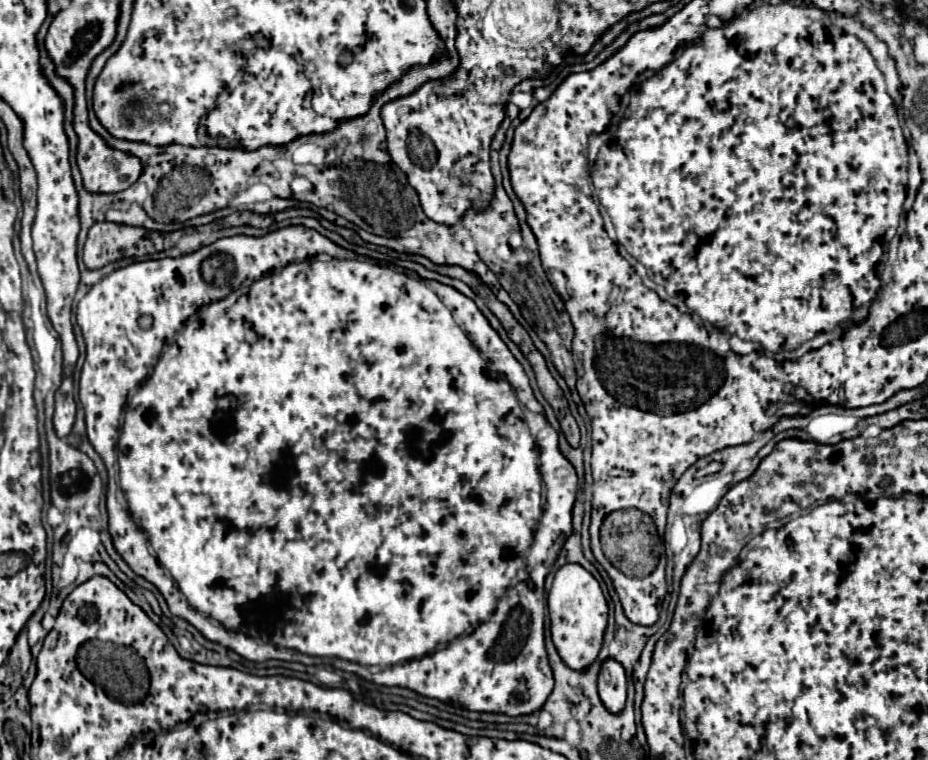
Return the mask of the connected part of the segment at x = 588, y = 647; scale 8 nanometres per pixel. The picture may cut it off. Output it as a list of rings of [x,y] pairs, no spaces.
[[[565,564],[557,570],[549,590],[549,620],[553,644],[569,668],[585,670],[597,658],[607,626],[607,612],[607,600],[591,572],[581,564]]]

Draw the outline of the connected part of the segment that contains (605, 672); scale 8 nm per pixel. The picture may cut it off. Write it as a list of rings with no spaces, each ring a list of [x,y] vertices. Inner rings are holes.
[[[607,658],[601,664],[599,672],[599,698],[603,700],[607,710],[617,714],[625,706],[625,694],[627,694],[625,670],[617,660]]]

